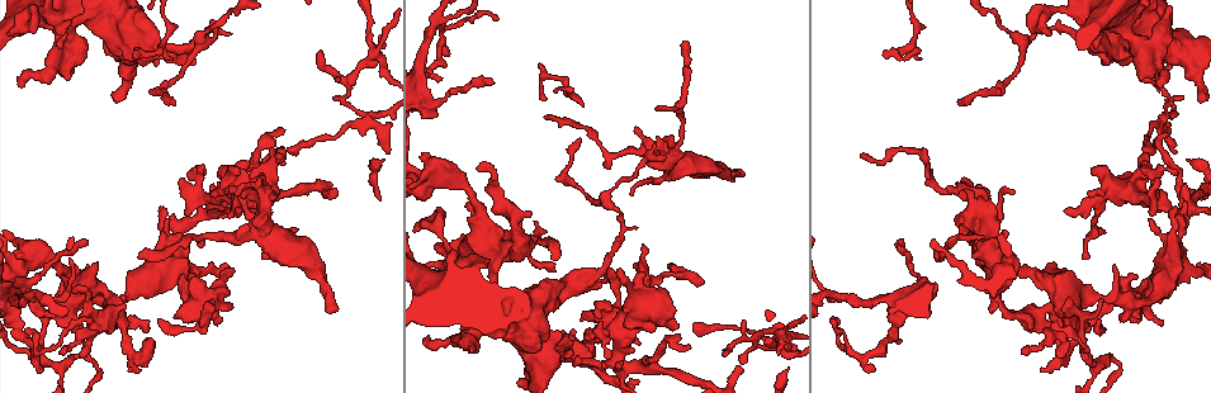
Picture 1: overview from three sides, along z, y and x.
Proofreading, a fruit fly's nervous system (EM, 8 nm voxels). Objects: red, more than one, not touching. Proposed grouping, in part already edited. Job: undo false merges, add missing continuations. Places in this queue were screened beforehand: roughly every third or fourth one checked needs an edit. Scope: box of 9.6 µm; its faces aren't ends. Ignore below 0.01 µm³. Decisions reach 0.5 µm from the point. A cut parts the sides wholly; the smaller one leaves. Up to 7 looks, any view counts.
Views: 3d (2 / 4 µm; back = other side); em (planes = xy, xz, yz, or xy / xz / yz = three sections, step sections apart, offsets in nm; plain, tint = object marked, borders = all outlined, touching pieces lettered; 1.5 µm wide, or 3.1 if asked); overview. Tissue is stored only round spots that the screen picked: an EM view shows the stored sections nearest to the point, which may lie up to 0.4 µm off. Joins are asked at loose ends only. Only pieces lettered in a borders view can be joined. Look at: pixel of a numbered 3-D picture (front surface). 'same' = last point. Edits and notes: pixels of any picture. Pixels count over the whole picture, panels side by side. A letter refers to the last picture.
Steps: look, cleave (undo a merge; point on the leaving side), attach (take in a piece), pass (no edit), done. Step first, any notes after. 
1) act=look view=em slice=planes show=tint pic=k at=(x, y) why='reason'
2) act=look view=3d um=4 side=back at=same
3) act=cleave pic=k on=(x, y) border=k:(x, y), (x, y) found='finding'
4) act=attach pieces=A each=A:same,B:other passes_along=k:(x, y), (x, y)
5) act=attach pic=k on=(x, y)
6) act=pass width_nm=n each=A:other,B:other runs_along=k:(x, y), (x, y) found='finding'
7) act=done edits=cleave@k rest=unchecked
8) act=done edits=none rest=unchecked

act=look view=em slice=xz step=4 show=borders pic=1 at=(141, 255) why='an open end'

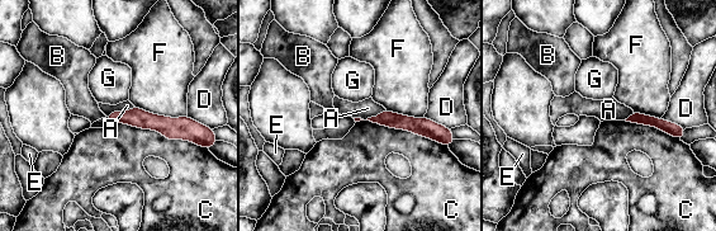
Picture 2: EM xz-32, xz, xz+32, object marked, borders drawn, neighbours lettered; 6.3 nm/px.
act=look view=em slice=planes show=borders at=same

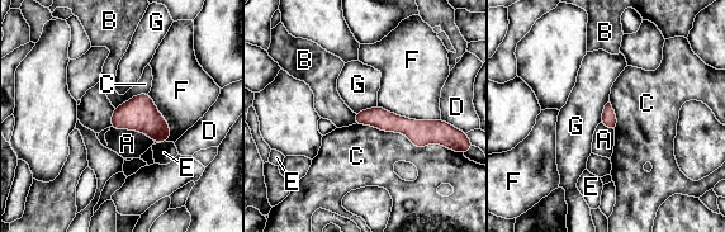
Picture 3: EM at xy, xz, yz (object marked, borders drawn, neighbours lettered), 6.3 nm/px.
act=pass width_nm=100 each=A:other,B:other,C:other,D:other,E:other,F:other,G:other border=3:(377, 105), (355, 113) found='none of them fits'

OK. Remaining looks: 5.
act=look view=em slice=xz step=8 show=borders pic=1 at=(1088, 257) why='tapers out'

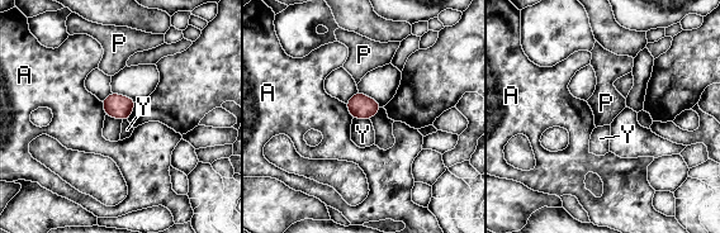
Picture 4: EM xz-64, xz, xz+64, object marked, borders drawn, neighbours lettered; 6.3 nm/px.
act=pass width_nm=150 each=A:other,P:other,Y:other border=4:(369, 118), (353, 119) found='none of them fits'

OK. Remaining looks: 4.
act=look view=em slice=planes show=borders pic=1 at=(274, 194)

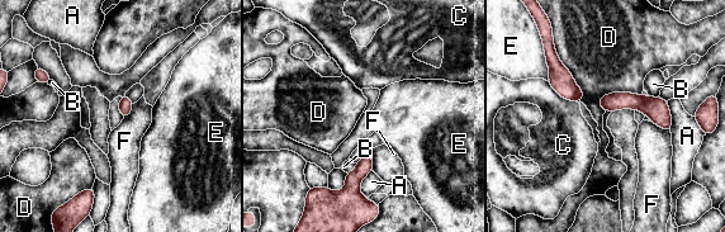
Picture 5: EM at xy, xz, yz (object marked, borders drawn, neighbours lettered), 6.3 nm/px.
act=pass longest_contact=D:420nm each=A:other,B:other,C:other,D:other,E:other,F:other runs_along=5:(602, 100), (643, 103), (668, 127) found='continuous, no second neuron'

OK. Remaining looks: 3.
act=done edits=none rest=unchecked

